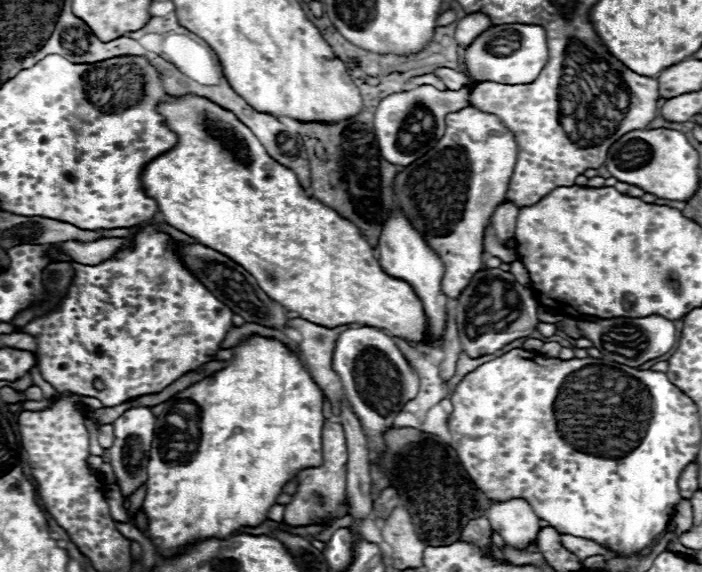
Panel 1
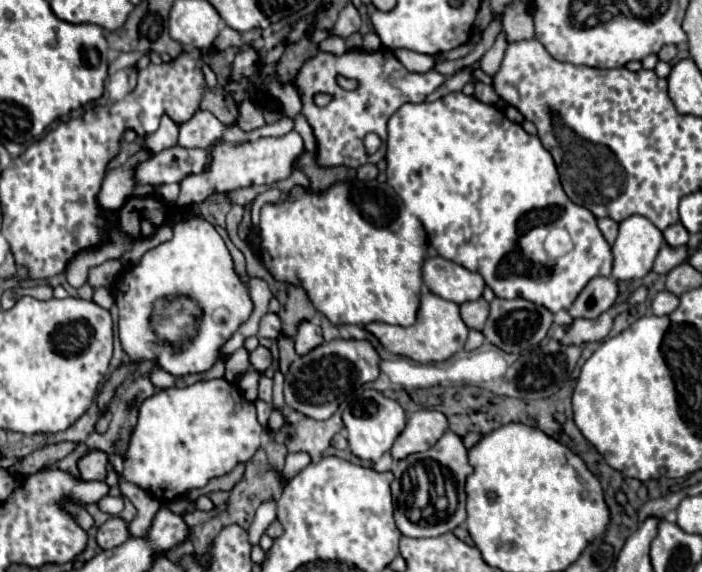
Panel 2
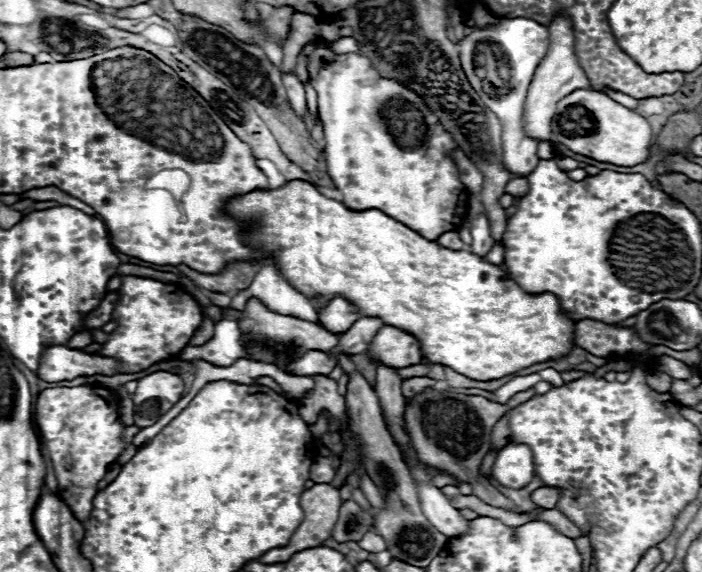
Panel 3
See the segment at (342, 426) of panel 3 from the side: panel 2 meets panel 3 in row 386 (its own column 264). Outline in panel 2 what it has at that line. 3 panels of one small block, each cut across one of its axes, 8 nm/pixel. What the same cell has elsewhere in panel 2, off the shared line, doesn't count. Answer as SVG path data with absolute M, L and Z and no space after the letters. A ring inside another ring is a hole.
M264 314L262 320L260 320L260 332L258 332L258 336L276 340L278 334L280 334L280 318L276 314Z

